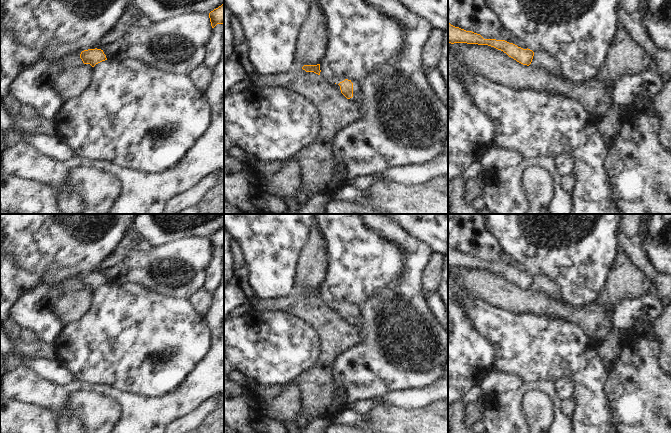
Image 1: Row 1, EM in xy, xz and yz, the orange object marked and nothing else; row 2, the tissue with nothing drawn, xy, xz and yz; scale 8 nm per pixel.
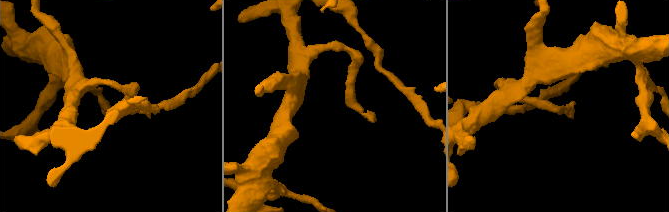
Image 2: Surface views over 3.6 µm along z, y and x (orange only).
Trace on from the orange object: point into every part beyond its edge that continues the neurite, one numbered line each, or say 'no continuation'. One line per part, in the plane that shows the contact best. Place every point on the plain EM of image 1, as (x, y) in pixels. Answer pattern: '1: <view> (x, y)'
no continuation

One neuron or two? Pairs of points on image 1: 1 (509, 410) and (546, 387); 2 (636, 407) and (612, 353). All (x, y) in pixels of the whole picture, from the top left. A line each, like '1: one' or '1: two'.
1: one
2: two

